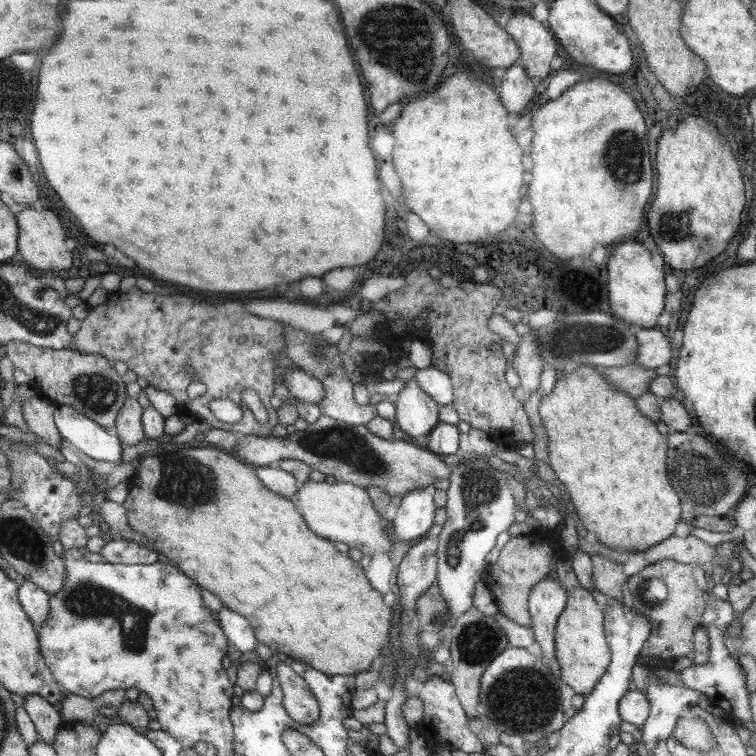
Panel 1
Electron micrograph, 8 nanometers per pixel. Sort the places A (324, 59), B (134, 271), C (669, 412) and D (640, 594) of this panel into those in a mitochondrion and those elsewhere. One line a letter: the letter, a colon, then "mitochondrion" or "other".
A: other
B: other
C: other
D: mitochondrion

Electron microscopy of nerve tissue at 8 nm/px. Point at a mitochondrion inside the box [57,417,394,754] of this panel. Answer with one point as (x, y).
(86, 598)

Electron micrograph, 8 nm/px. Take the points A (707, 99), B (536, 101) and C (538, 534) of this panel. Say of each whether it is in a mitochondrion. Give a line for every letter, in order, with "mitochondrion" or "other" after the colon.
A: other
B: other
C: other

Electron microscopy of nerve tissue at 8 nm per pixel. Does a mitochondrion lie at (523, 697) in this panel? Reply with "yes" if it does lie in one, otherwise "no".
yes

